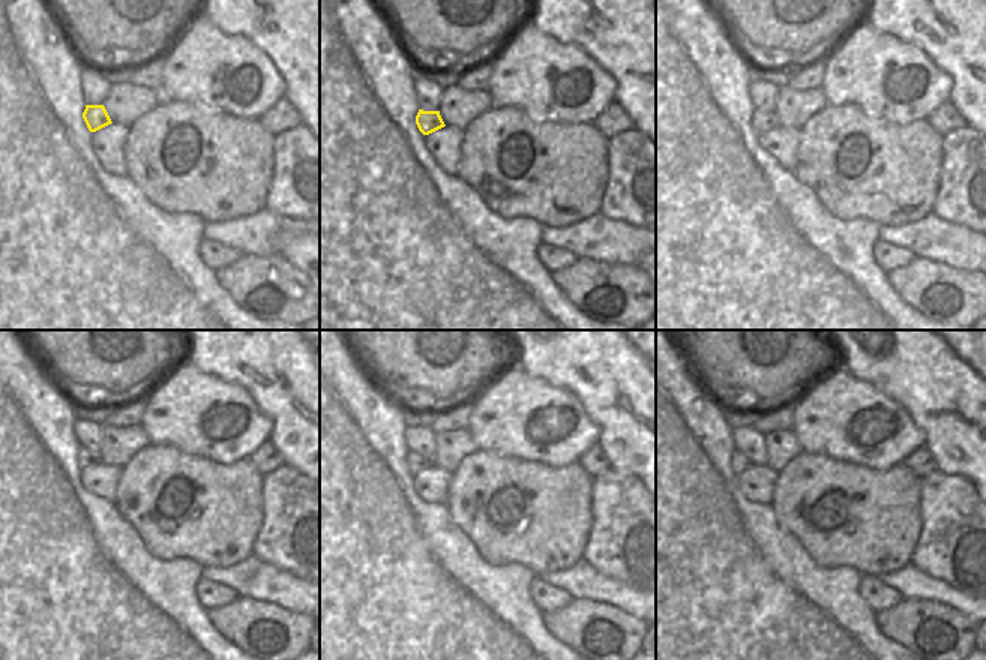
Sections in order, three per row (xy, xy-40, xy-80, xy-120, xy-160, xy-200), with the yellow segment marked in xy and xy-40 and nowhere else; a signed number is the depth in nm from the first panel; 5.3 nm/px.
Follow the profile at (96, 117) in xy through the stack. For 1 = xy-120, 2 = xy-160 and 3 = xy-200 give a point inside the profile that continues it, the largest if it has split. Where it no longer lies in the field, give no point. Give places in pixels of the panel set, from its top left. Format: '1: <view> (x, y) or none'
1: xy-120 (84, 459)
2: xy-160 (414, 462)
3: xy-200 (739, 464)

